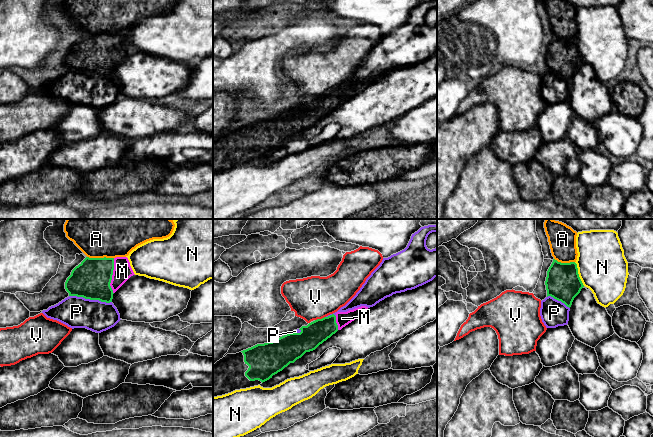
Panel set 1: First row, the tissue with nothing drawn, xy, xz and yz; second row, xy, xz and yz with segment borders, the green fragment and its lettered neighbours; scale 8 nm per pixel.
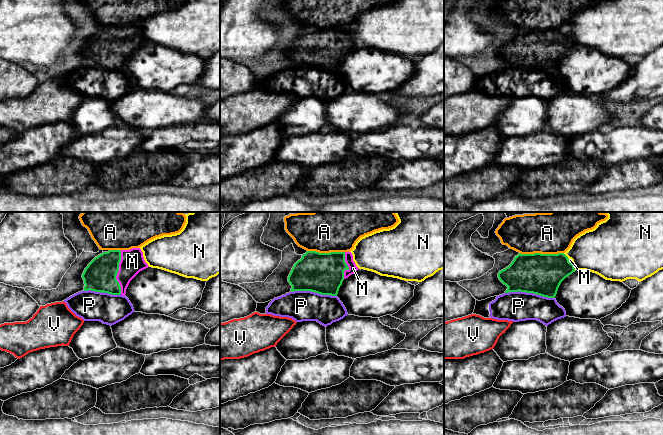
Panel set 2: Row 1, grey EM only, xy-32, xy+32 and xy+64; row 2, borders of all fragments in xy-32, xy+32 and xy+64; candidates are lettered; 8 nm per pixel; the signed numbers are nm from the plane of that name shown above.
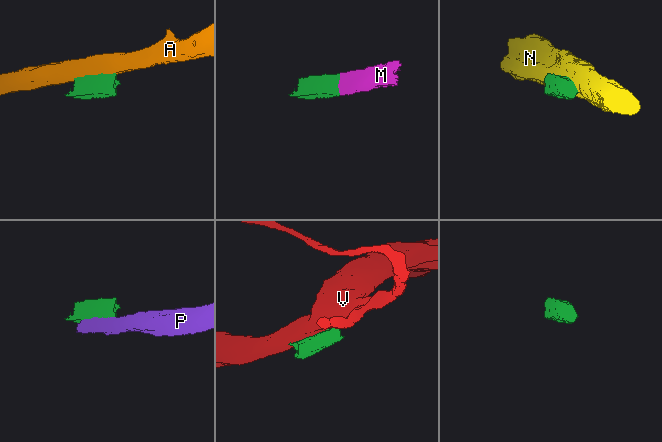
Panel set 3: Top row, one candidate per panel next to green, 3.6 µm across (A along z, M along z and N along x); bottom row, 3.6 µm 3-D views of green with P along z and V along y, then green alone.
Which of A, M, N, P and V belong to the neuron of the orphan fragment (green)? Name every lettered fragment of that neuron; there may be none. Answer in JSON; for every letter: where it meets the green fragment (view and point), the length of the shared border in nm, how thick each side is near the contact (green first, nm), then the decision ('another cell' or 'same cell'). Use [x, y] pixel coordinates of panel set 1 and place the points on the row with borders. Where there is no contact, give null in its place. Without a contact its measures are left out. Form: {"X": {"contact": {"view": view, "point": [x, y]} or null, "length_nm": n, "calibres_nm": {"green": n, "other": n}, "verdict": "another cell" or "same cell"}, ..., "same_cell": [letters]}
{"A": {"contact": {"view": "xy", "point": [100, 258]}, "length_nm": 220, "calibres_nm": {"green": 320, "other": 480}, "verdict": "another cell"}, "M": {"contact": {"view": "xy", "point": [111, 276]}, "length_nm": 280, "calibres_nm": {"green": 320, "other": 150}, "verdict": "same cell"}, "N": {"contact": {"view": "yz", "point": [578, 274]}, "length_nm": 200, "calibres_nm": {"green": 280, "other": 400}, "verdict": "another cell"}, "P": {"contact": {"view": "xy", "point": [90, 299]}, "length_nm": 340, "calibres_nm": {"green": 320, "other": 260}, "verdict": "another cell"}, "V": {"contact": {"view": "xz", "point": [320, 319]}, "length_nm": 90, "calibres_nm": {"green": 190, "other": 340}, "verdict": "another cell"}, "same_cell": ["M"]}

